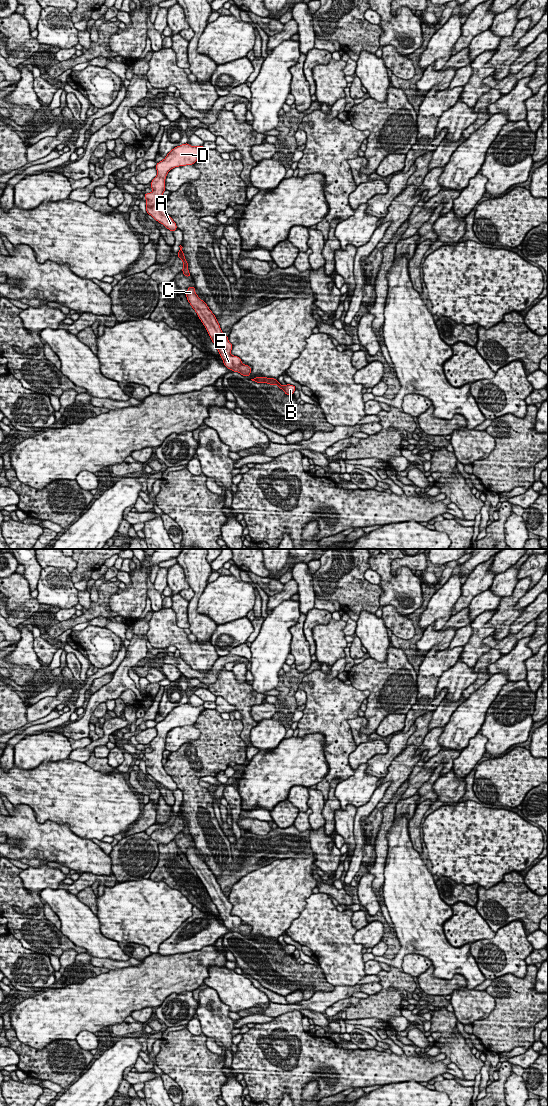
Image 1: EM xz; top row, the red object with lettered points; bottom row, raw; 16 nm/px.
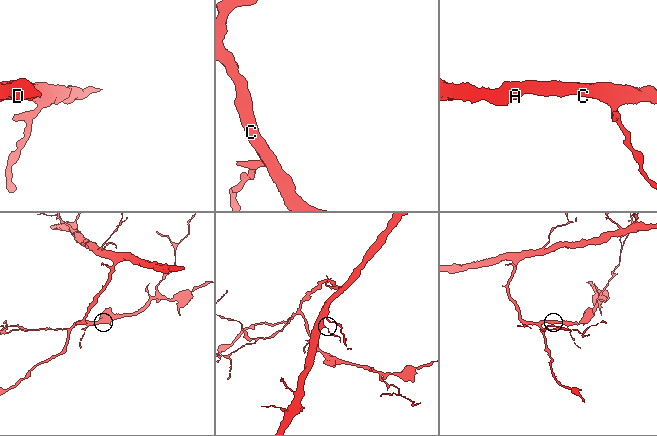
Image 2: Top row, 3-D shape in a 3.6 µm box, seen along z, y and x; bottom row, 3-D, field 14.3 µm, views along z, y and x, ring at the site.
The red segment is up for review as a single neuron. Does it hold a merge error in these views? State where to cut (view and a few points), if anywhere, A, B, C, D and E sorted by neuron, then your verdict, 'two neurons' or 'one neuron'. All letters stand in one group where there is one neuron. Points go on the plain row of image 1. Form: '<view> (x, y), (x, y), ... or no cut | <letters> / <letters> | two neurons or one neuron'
no cut | A B C D E | one neuron

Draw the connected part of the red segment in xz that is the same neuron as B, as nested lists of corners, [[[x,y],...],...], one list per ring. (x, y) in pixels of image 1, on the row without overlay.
[[[256,937],[251,940],[254,942],[257,942],[257,943],[267,943],[270,945],[277,945],[288,956],[292,955],[294,953],[294,951],[296,950],[296,947],[294,945],[286,944],[285,946],[283,946],[278,942],[277,939],[274,939],[274,938]]]

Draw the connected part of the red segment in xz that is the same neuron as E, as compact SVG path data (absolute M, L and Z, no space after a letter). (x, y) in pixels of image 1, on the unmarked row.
M194 846L187 849L186 857L205 886L212 902L216 905L220 917L223 919L224 925L228 929L248 937L251 934L251 927L243 924L238 916L233 916L231 914L233 905L229 902L228 896L222 892L215 875L209 869L207 864L196 854Z

